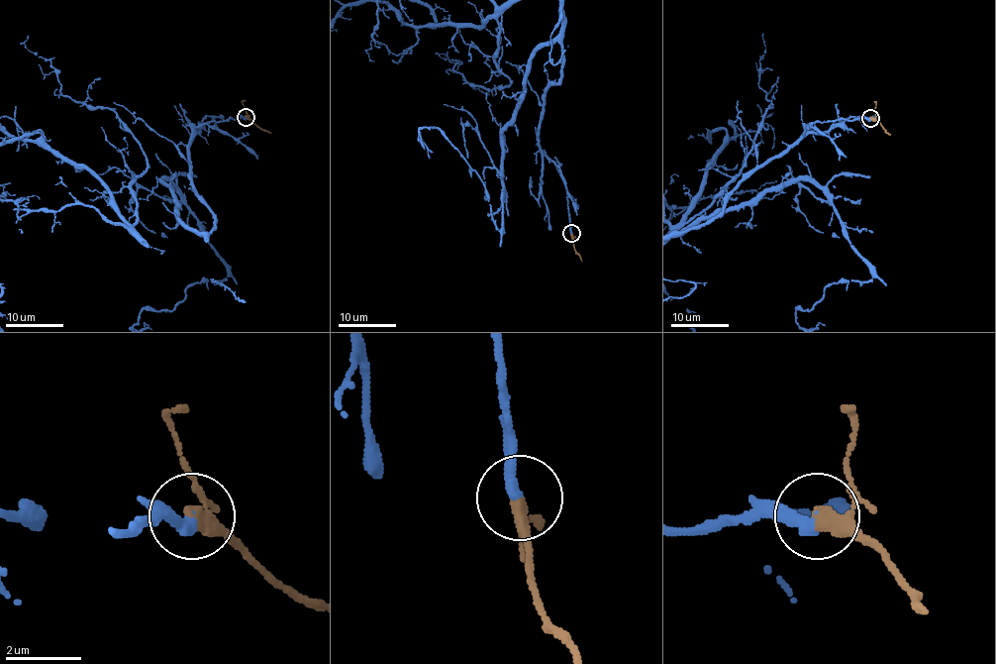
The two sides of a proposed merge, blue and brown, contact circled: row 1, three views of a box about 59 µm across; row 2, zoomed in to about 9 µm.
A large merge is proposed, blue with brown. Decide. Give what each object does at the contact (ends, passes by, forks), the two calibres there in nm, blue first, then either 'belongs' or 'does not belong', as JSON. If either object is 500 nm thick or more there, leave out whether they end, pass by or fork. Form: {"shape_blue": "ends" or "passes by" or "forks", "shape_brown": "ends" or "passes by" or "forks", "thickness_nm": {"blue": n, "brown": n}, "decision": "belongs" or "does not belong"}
{"shape_blue": "ends", "shape_brown": "passes by", "thickness_nm": {"blue": 320, "brown": 300}, "decision": "belongs"}

